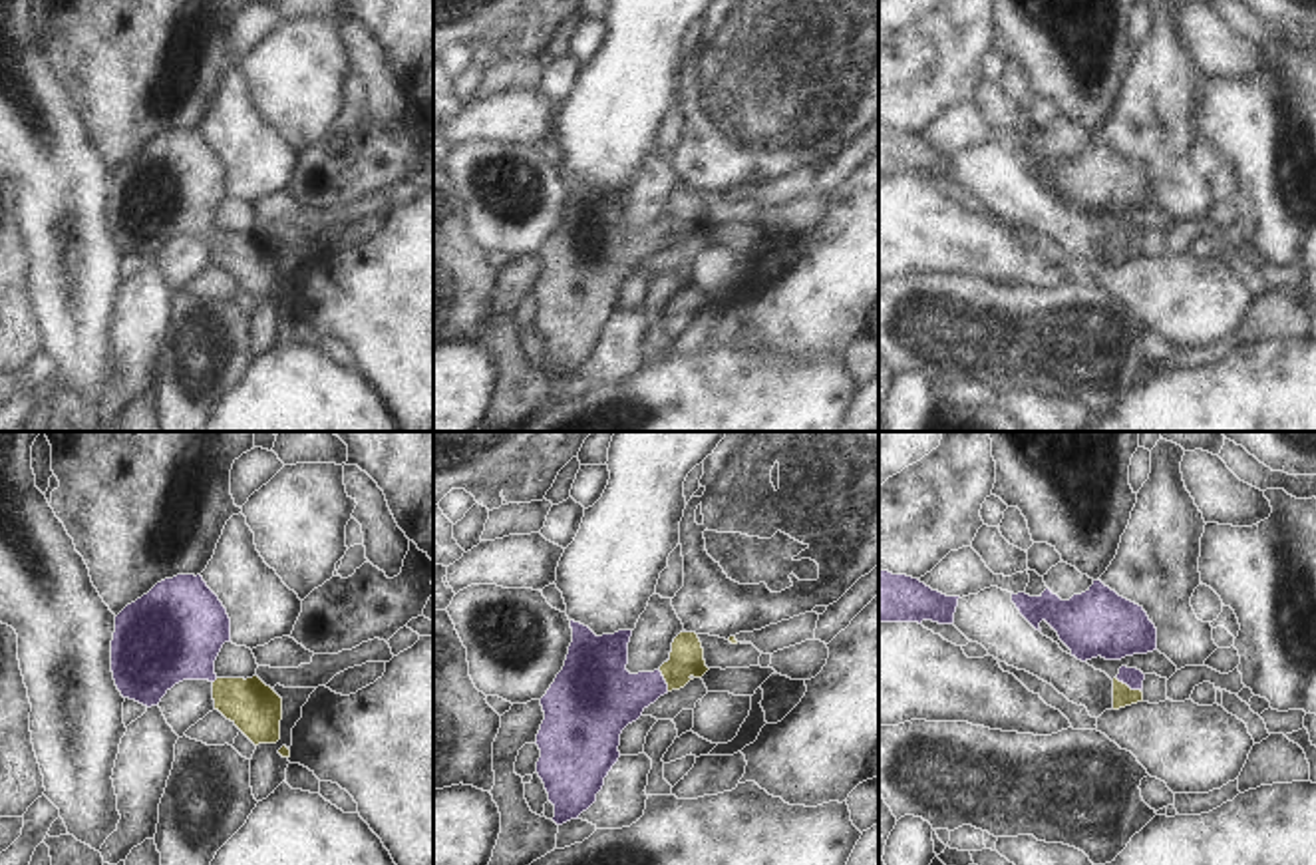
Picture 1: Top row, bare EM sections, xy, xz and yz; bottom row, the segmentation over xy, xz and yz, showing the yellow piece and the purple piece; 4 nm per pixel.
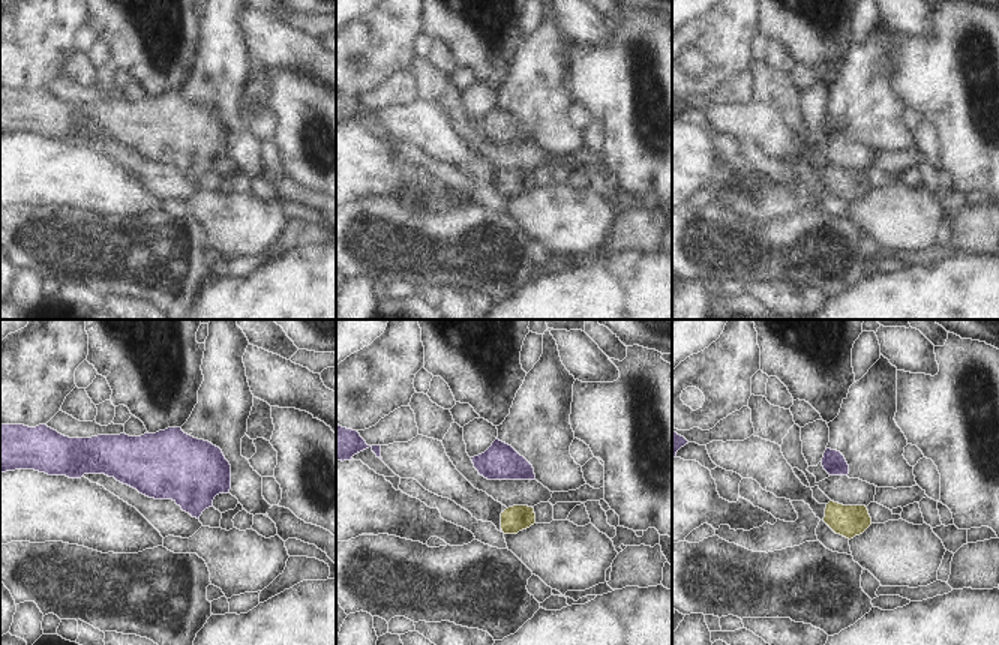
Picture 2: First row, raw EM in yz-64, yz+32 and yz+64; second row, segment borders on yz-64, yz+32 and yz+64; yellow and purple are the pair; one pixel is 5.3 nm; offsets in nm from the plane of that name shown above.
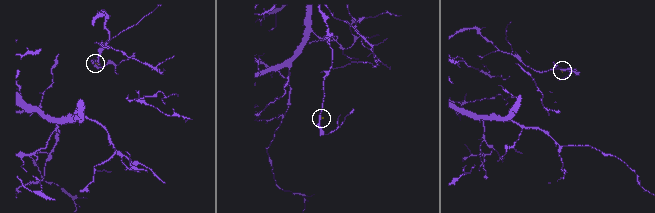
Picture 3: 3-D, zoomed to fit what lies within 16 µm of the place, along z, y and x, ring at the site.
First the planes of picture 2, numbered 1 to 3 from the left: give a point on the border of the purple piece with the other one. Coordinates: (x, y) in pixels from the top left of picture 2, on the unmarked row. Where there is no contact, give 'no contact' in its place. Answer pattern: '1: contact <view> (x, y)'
1: no contact
2: no contact
3: no contact

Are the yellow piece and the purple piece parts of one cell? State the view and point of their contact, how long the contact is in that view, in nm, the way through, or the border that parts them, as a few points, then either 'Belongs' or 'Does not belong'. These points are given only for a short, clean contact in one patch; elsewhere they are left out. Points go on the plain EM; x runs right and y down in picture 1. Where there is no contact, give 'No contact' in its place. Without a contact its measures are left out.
Touches yellow at yz (1126, 239). Shared border 120 nm. Path across: yz (1124, 251), (1126, 239), (1132, 231). Belongs.

